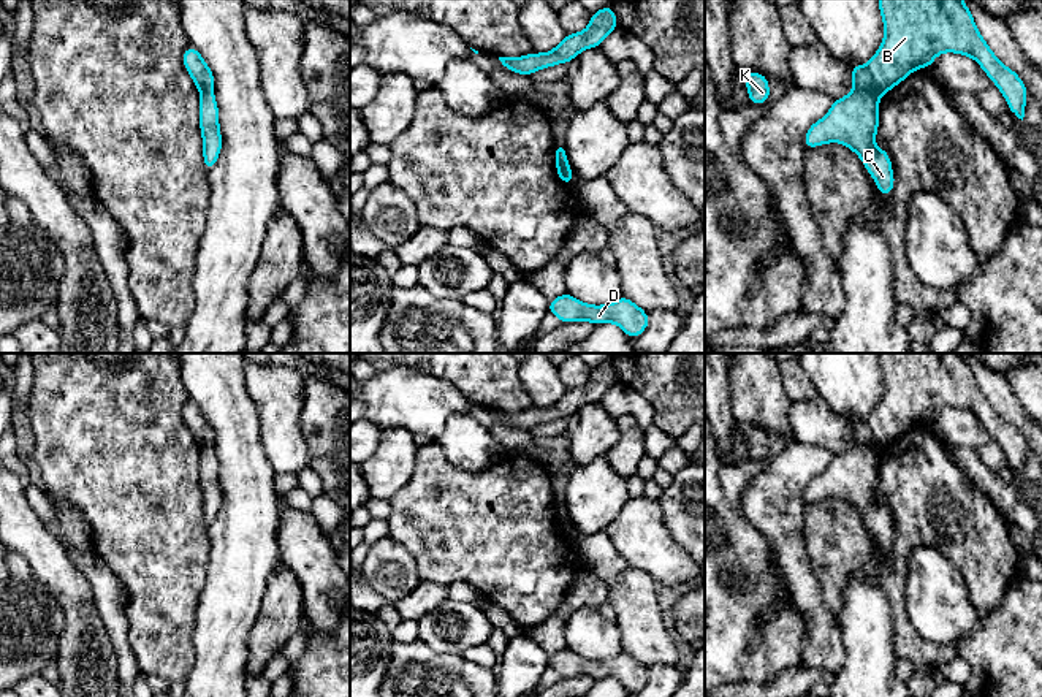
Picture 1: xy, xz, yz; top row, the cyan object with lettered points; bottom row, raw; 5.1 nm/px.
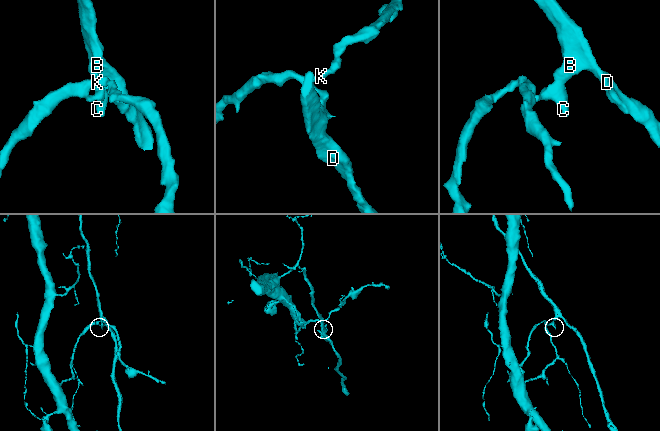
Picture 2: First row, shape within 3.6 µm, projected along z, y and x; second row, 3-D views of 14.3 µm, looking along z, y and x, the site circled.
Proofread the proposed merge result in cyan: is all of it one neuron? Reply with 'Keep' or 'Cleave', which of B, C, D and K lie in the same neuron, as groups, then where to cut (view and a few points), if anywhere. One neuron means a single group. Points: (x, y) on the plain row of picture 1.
Cleave. Groups: B D / C K. Split along yz (854, 441), (878, 452)

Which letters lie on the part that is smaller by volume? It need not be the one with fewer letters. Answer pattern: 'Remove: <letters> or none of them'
Remove: B, D

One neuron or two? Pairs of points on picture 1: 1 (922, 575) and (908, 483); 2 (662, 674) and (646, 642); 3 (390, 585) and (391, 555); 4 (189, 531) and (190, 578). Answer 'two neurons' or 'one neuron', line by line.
1: two neurons
2: two neurons
3: one neuron
4: one neuron

